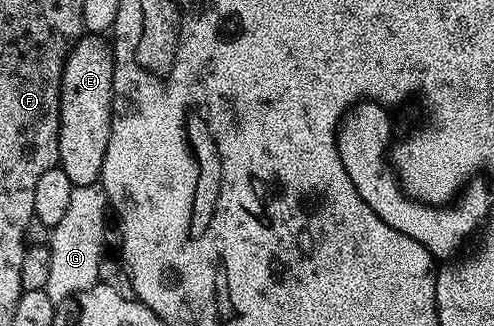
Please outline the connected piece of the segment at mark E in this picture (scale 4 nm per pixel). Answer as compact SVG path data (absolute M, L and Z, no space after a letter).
M84 35L69 51L61 79L59 96L59 163L58 168L69 175L77 185L94 185L102 178L105 151L109 147L111 134L111 100L113 99L113 71L115 51L112 42L103 35Z

